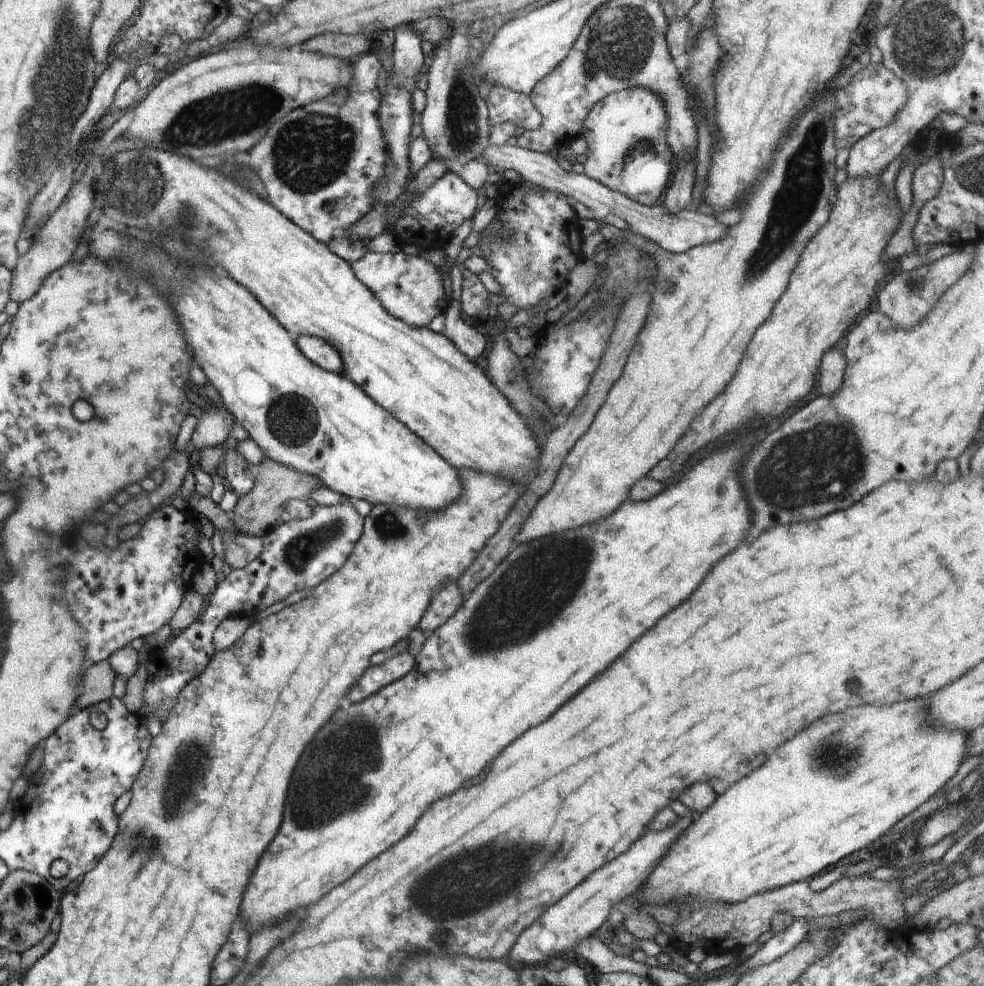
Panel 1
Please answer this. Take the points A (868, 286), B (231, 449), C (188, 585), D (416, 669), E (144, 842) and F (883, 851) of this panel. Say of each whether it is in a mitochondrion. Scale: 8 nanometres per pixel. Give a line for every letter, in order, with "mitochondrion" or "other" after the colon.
A: other
B: other
C: other
D: other
E: mitochondrion
F: other

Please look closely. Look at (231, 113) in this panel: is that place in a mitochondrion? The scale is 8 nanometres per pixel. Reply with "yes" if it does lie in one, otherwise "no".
yes

